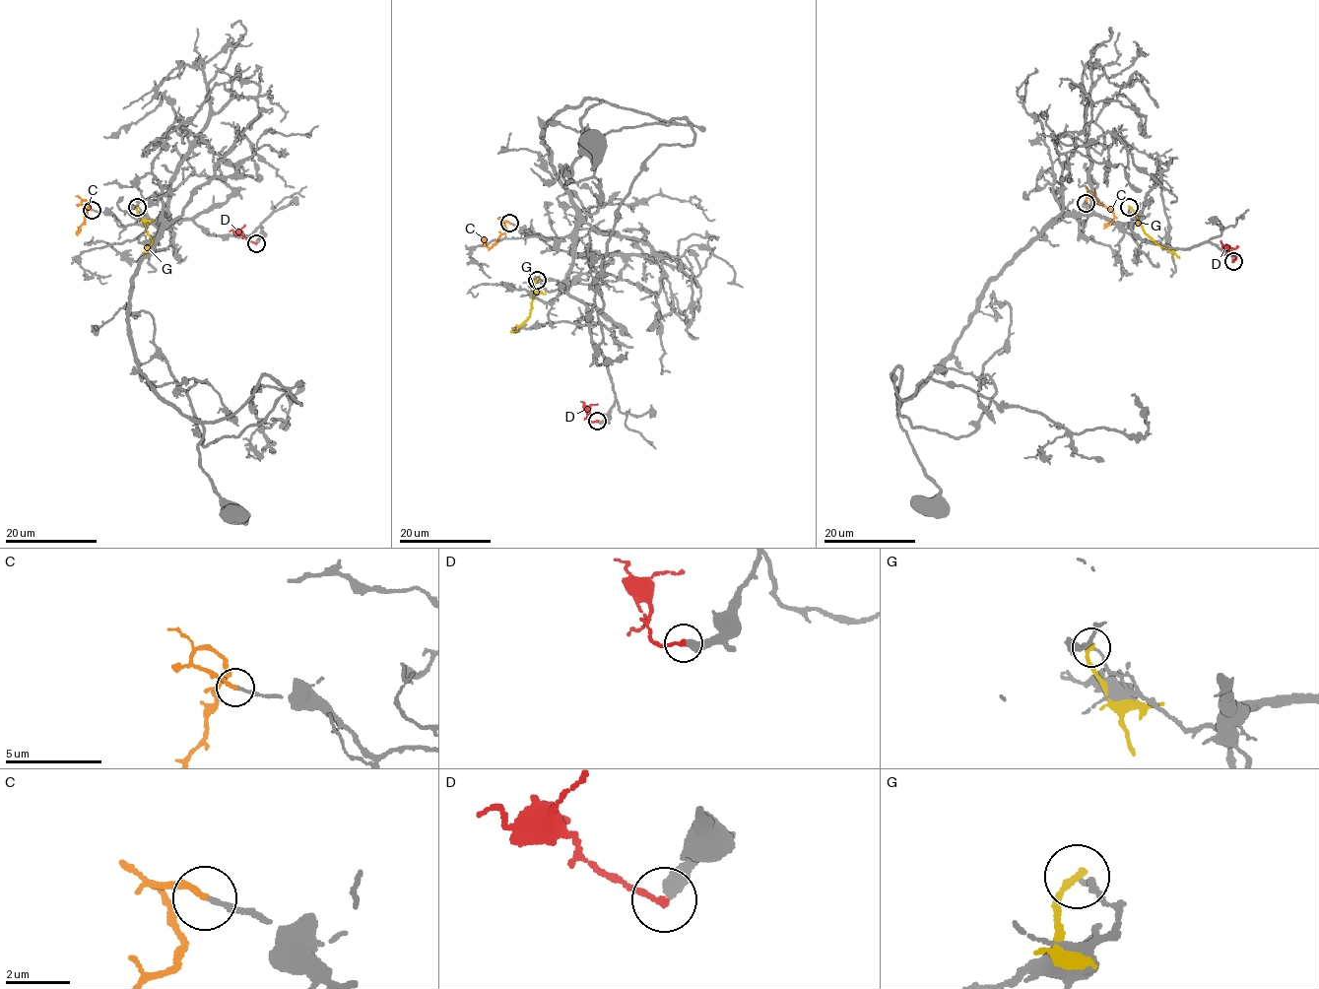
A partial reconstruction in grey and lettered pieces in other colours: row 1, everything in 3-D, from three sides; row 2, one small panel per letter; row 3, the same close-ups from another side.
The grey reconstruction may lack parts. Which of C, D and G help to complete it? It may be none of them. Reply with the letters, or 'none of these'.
C

